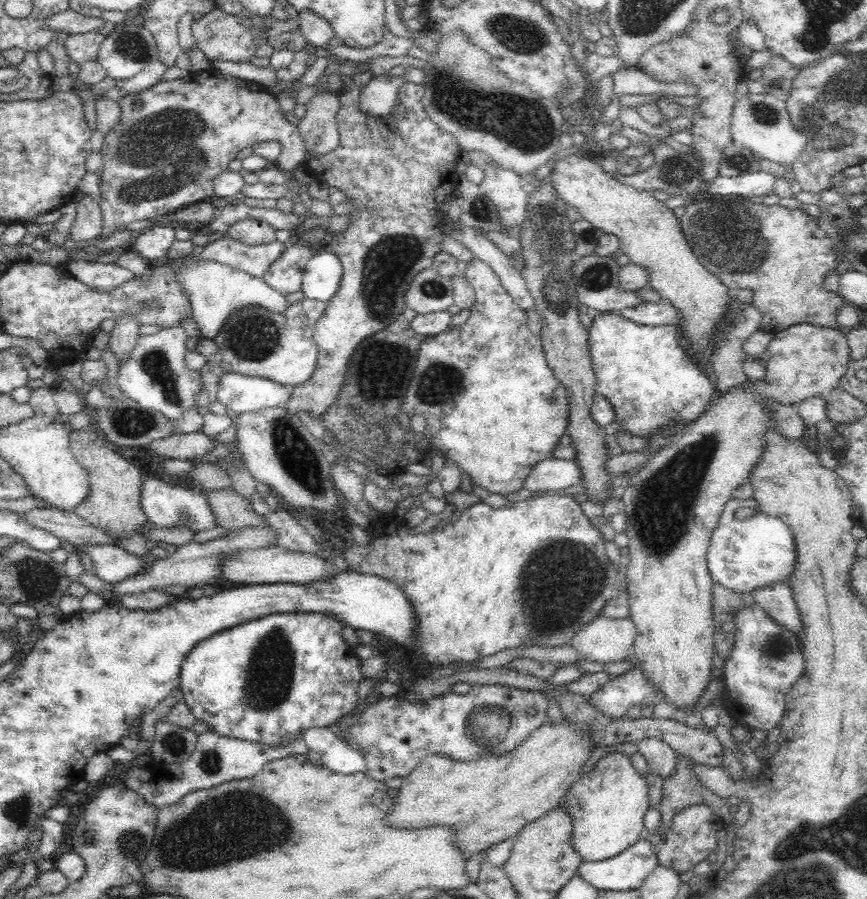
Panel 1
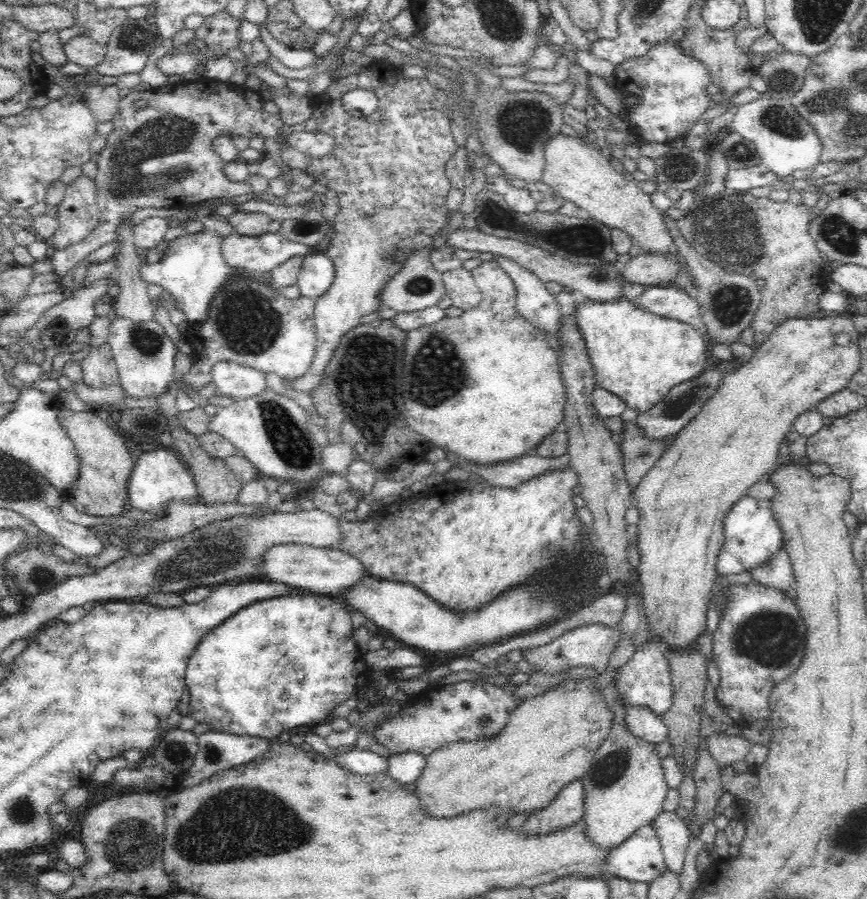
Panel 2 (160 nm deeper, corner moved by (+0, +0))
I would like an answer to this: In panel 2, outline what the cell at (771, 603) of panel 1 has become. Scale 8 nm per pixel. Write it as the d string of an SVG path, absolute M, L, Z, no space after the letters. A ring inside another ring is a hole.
M782 540L782 546L774 552L774 556L770 556L764 564L756 564L754 568L751 569L751 575L754 580L757 580L760 584L765 584L766 586L771 586L772 588L779 588L780 590L783 590L784 592L788 592L790 596L792 596L794 599L796 598L796 586L795 586L795 576L793 573L793 568L791 565L791 558L790 555L787 554L785 546L783 546L783 540Z

